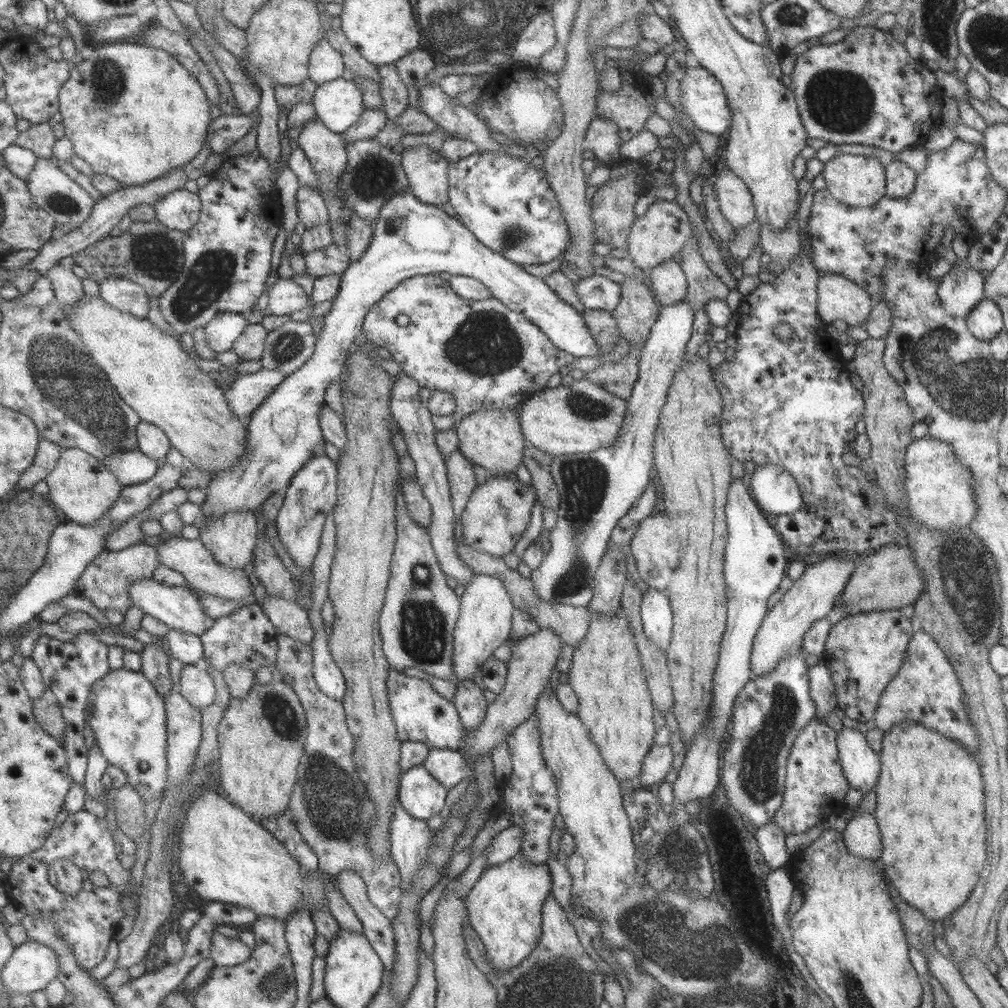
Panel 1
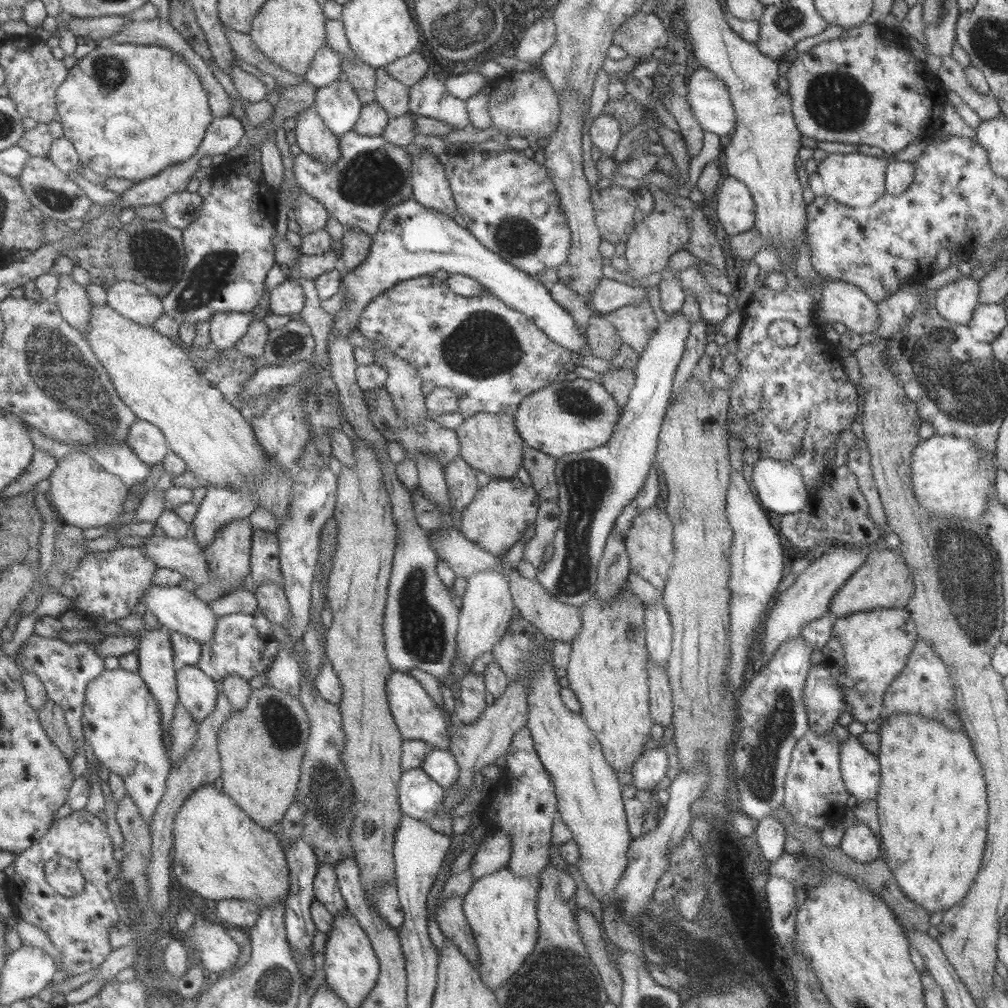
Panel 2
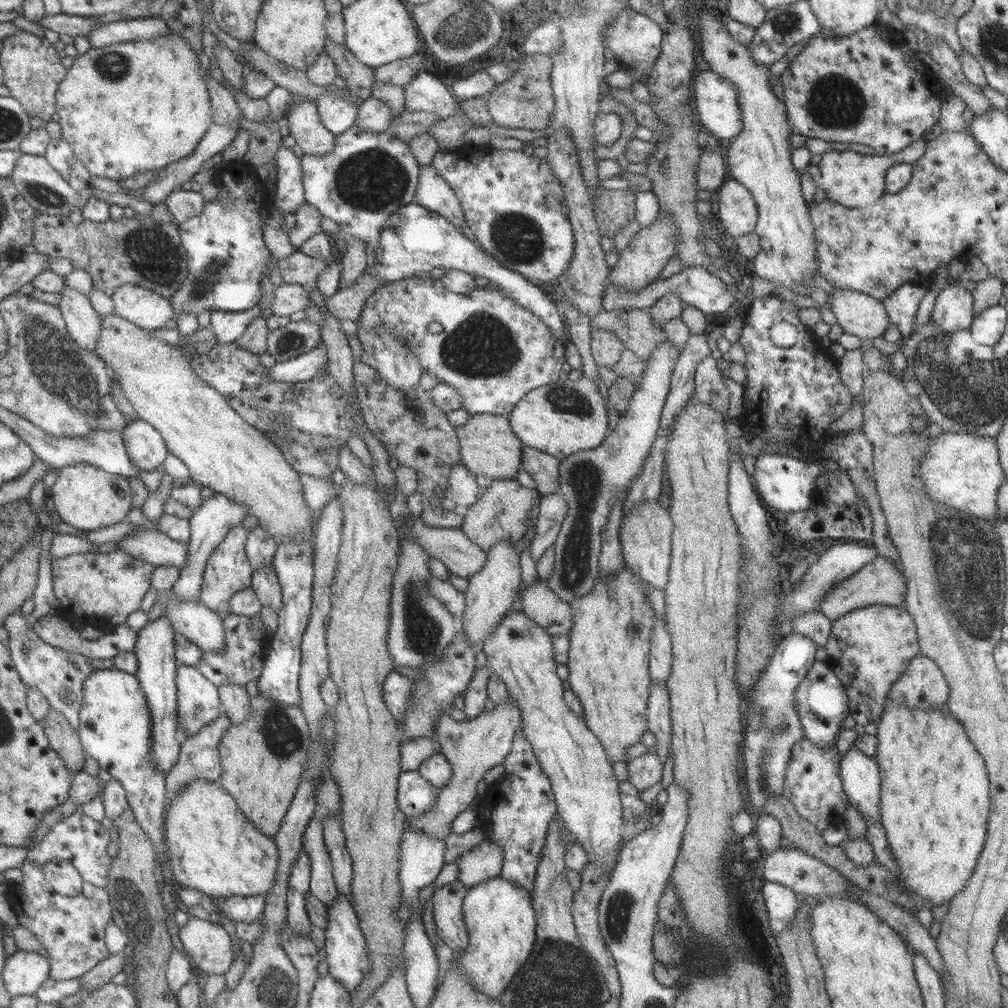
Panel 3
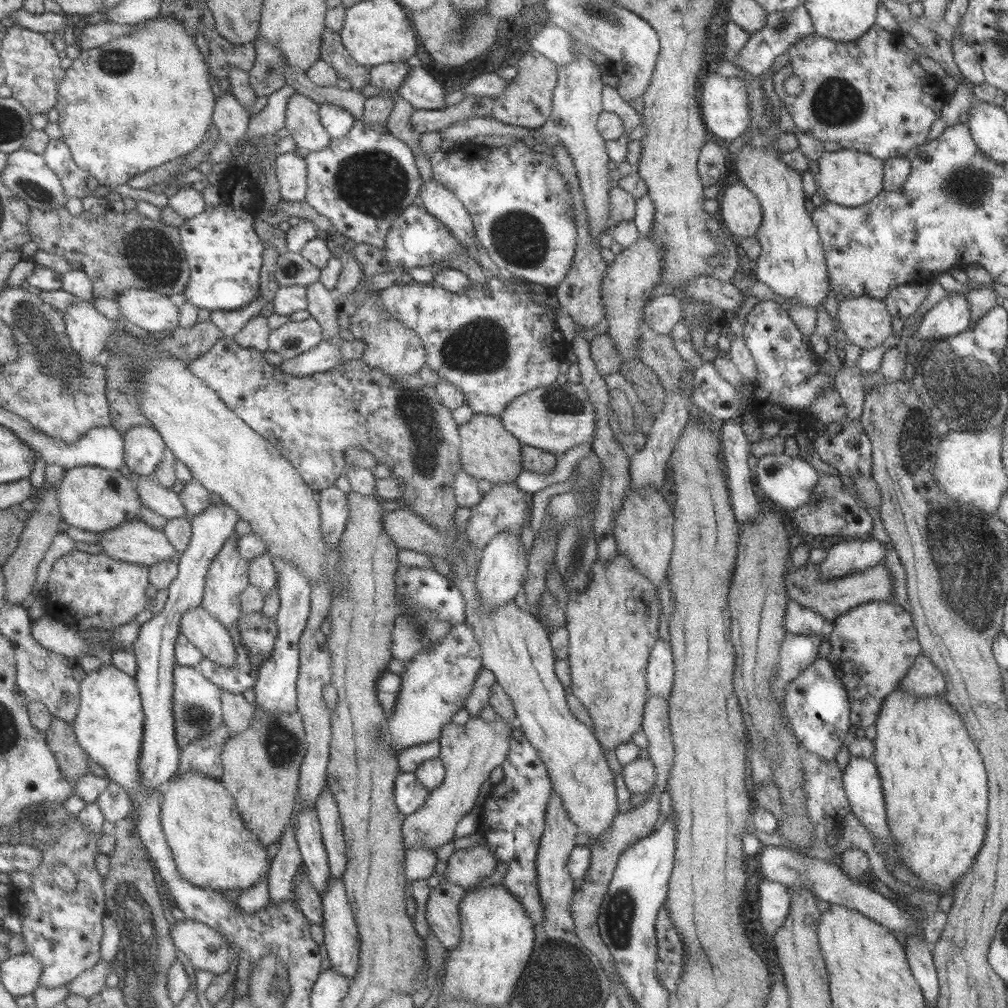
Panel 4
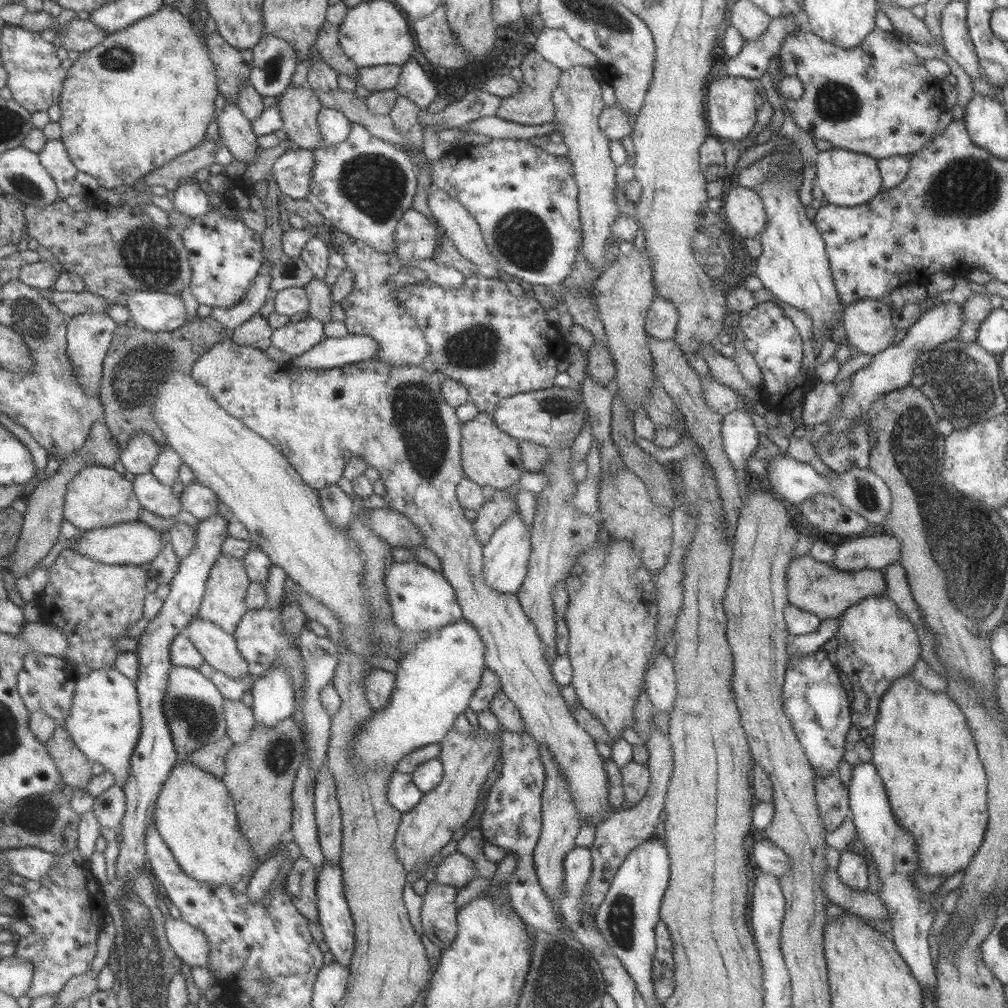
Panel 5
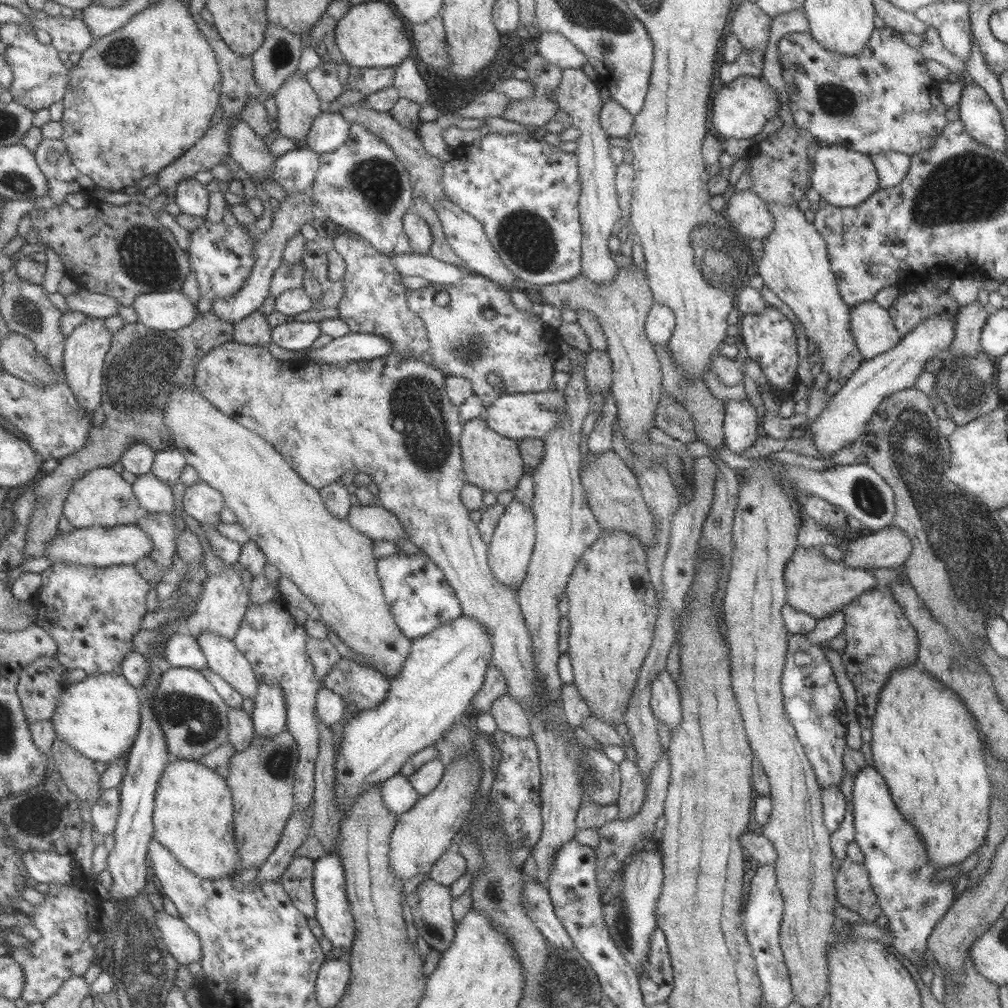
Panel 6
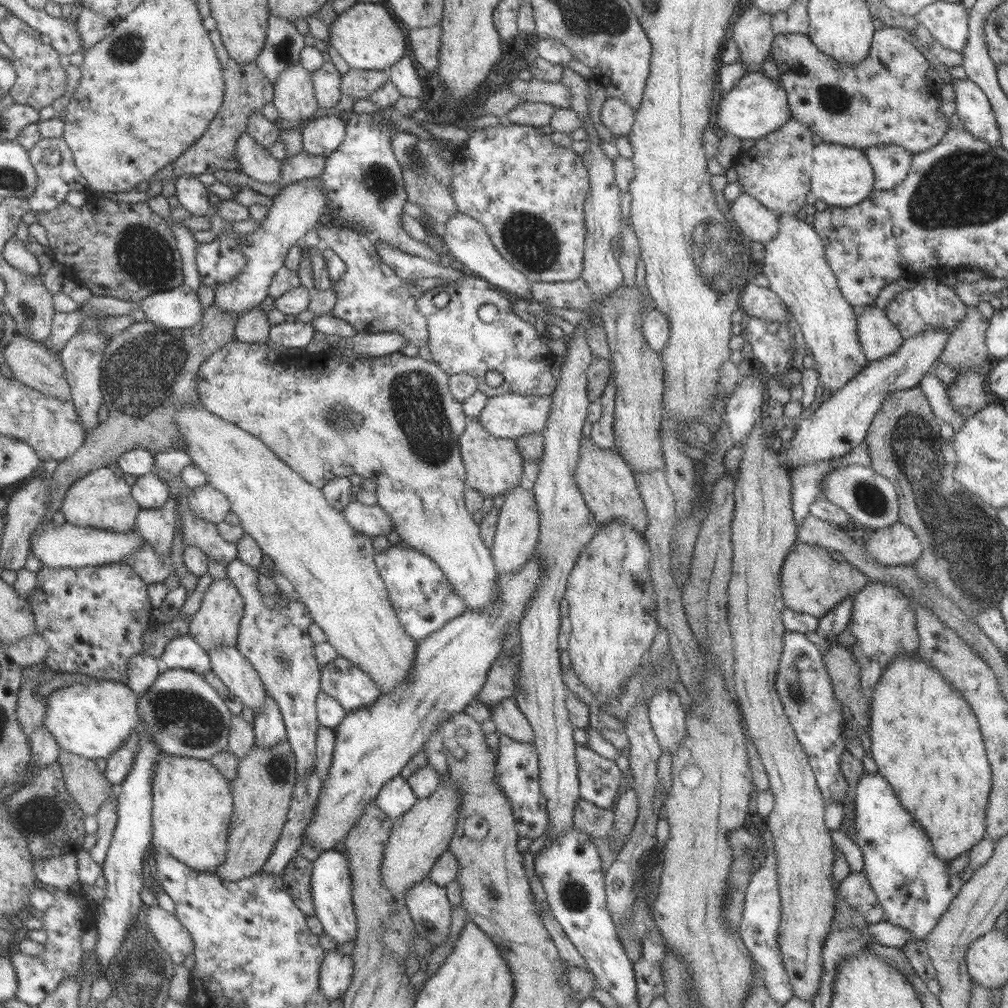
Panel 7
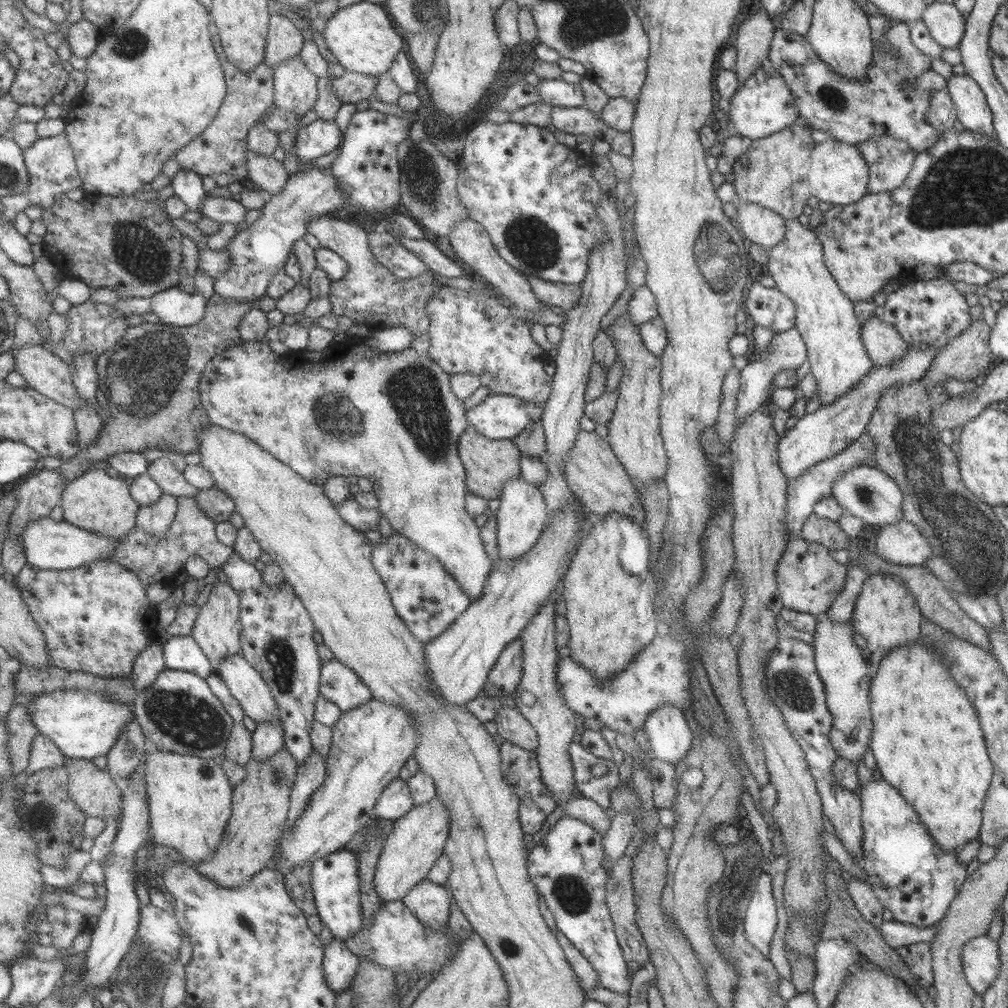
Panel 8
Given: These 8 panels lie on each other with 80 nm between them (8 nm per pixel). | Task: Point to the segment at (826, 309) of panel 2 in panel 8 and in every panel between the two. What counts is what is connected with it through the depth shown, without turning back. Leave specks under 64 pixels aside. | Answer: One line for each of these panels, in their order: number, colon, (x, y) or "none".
3: (858, 314)
4: (865, 322)
5: (867, 324)
6: (873, 331)
7: (878, 338)
8: (883, 345)

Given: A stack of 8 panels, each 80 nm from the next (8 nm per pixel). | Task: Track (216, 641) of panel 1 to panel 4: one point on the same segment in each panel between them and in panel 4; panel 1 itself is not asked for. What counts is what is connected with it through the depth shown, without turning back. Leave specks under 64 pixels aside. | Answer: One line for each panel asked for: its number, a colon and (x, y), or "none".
2: (242, 644)
3: (240, 661)
4: (241, 676)

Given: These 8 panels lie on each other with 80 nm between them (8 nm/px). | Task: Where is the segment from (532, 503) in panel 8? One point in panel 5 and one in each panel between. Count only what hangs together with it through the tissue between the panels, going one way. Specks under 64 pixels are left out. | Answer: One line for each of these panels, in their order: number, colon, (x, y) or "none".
5: (505, 557)
6: (511, 544)
7: (517, 526)

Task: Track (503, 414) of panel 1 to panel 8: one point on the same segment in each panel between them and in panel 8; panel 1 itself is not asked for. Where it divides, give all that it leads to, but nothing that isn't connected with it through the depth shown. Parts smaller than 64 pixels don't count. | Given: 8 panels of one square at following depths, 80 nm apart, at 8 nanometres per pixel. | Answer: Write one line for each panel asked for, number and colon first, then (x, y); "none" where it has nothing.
2: (489, 443)
3: (488, 447)
4: (487, 451)
5: (490, 457)
6: (490, 461)
7: (492, 466)
8: (488, 464)

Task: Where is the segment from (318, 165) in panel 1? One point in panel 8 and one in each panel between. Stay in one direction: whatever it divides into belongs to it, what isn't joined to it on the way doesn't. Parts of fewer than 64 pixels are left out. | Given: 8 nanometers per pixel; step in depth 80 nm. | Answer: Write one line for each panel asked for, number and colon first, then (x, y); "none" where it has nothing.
2: (313, 138)
3: (303, 122)
4: (302, 123)
5: (298, 105)
6: (297, 105)
7: (293, 97)
8: (295, 89)

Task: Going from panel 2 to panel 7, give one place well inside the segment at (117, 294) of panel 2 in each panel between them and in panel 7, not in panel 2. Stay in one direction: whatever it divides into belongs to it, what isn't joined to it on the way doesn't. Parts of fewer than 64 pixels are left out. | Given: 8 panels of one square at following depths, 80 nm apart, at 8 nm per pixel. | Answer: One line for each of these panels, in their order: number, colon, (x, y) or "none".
3: (146, 309)
4: (153, 312)
5: (157, 311)
6: (172, 310)
7: (179, 308)

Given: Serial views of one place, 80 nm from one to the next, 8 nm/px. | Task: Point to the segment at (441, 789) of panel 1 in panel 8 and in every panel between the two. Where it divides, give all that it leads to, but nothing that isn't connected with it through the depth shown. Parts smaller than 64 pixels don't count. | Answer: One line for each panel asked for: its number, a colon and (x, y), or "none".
2: (419, 797)
3: (414, 795)
4: (408, 794)
5: (402, 794)
6: (398, 796)
7: (395, 798)
8: (394, 801)

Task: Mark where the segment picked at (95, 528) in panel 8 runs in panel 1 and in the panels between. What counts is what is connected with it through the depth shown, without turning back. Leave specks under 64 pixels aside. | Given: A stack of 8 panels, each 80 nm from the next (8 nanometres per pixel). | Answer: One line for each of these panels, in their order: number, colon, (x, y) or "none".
1: (83, 487)
2: (86, 495)
3: (88, 498)
4: (93, 499)
5: (98, 498)
6: (102, 497)
7: (101, 500)

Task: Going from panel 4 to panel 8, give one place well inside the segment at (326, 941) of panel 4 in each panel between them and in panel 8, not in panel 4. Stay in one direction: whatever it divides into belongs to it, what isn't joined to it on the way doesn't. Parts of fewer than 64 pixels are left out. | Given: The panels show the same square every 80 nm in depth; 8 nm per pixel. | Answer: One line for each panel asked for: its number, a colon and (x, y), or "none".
5: (334, 917)
6: (332, 911)
7: (331, 884)
8: (335, 883)

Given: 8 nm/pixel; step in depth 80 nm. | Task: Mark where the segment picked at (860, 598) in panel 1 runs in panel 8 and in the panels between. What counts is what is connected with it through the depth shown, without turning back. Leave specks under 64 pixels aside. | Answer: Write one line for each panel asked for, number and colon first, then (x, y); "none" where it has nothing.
2: (883, 580)
3: (878, 583)
4: (830, 598)
5: (818, 588)
6: (816, 586)
7: (812, 583)
8: (807, 575)

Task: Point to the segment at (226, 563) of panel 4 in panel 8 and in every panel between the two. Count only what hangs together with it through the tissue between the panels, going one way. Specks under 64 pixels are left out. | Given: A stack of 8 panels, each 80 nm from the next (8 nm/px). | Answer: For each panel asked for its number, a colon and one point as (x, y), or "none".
5: (223, 602)
6: (222, 604)
7: (216, 622)
8: (216, 630)

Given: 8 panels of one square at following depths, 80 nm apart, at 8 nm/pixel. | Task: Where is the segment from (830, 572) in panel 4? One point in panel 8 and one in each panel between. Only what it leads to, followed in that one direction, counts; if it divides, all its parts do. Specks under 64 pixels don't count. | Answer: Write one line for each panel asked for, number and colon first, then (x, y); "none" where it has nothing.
5: (876, 552)
6: (889, 547)
7: (896, 544)
8: (902, 543)

